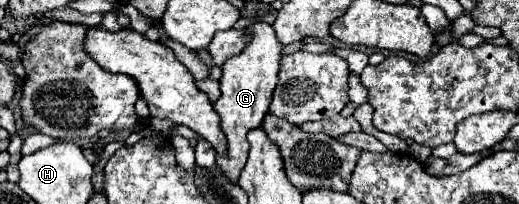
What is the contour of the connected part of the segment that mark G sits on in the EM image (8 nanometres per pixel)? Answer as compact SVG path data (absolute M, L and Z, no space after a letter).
M257 22L253 26L247 26L247 30L251 32L253 38L241 54L229 58L223 64L221 98L213 104L215 112L221 116L221 130L227 138L227 156L217 156L217 168L221 168L221 172L225 172L225 176L233 182L237 182L249 154L247 132L261 126L261 120L269 110L273 90L277 84L277 72L279 72L281 48L283 48L269 24Z

